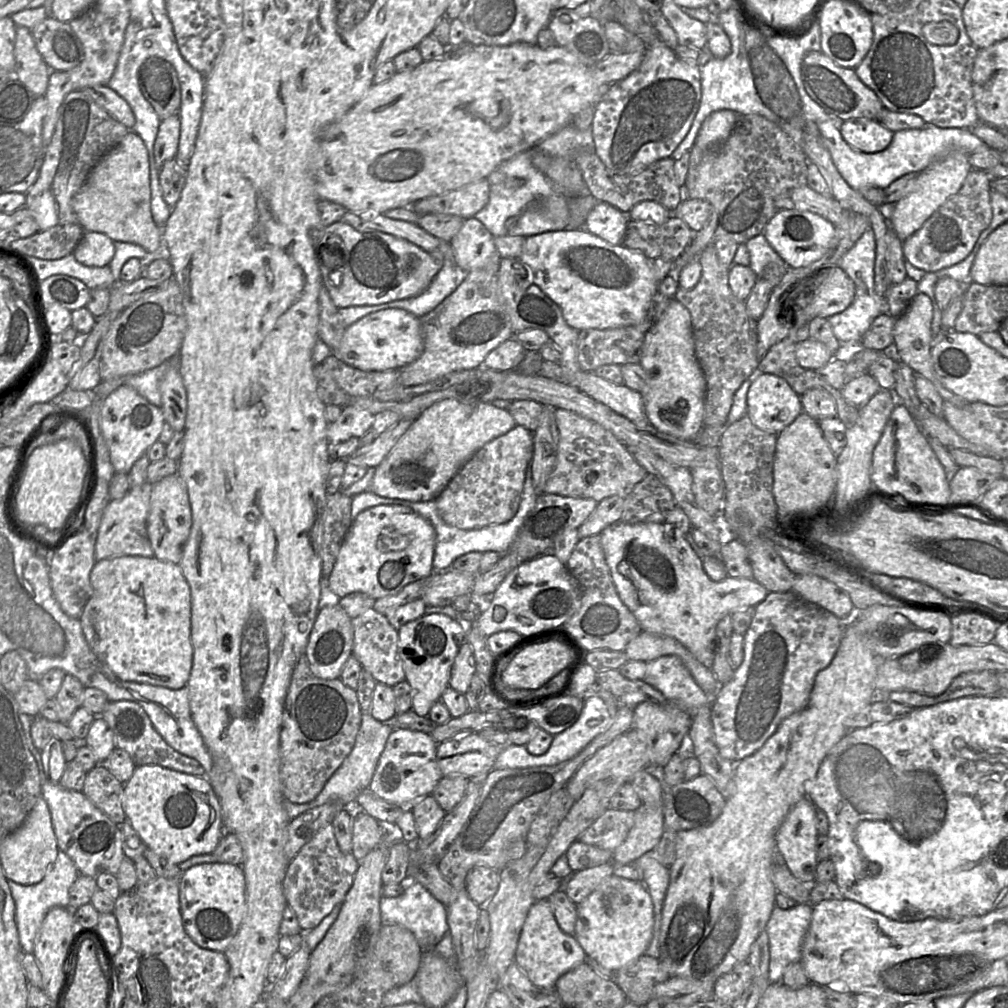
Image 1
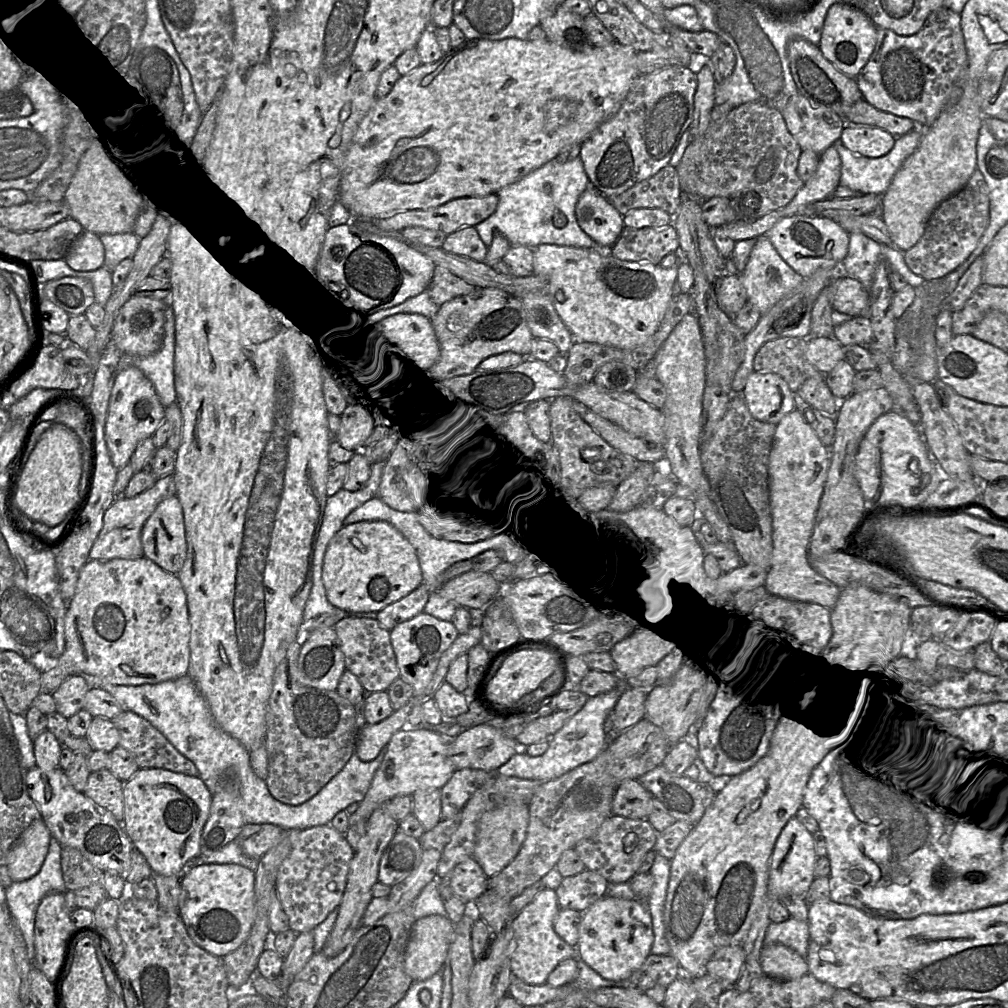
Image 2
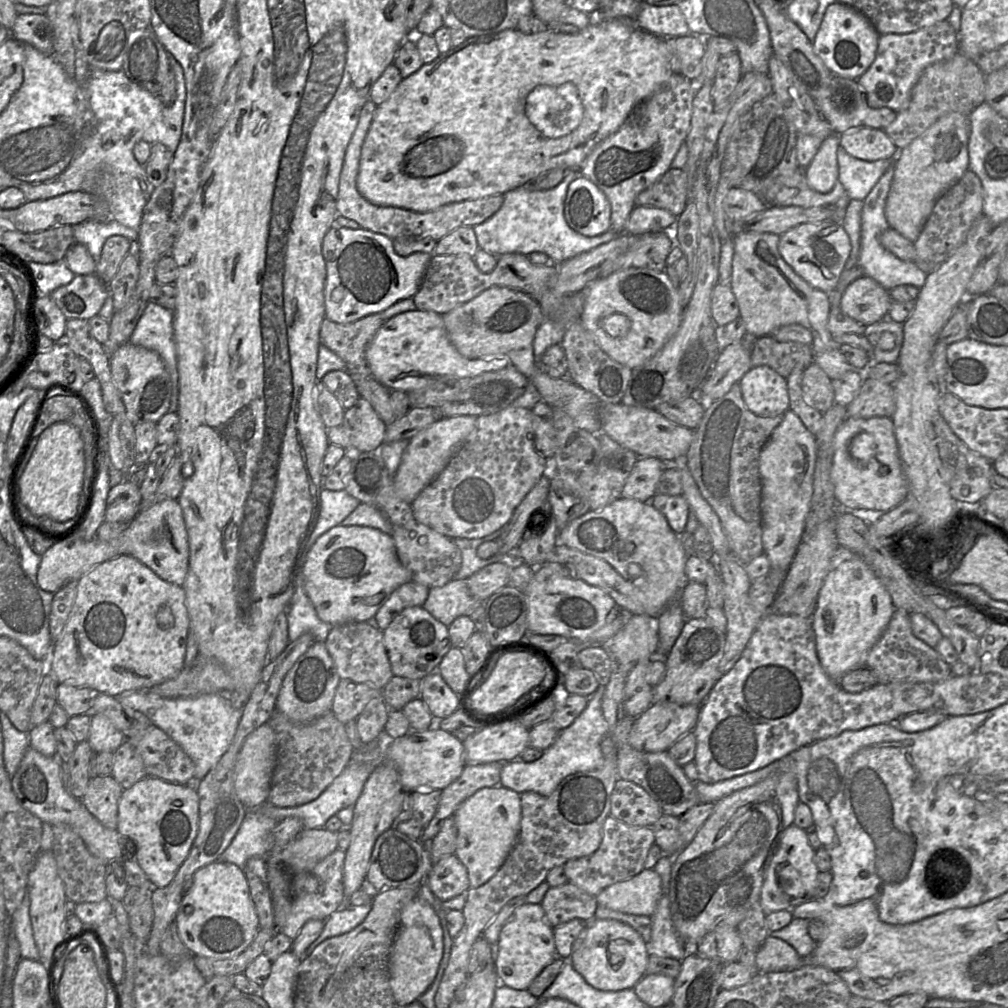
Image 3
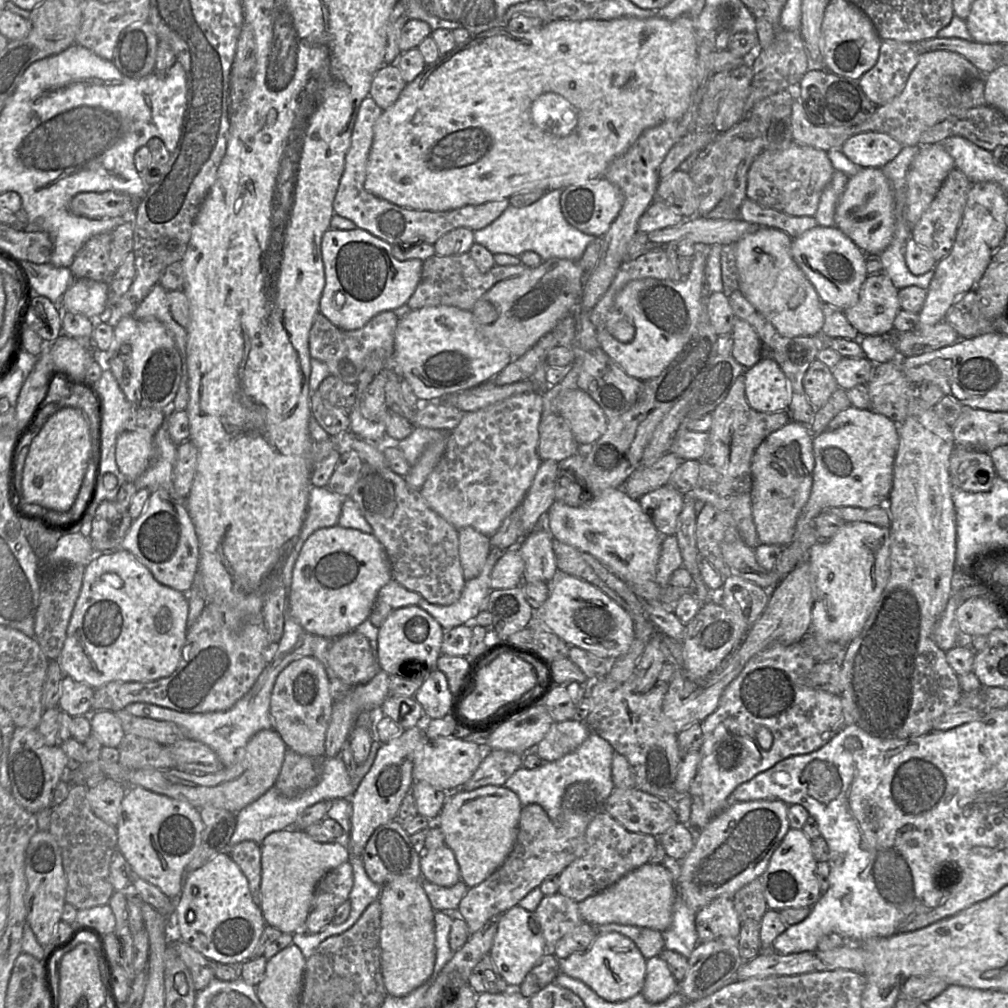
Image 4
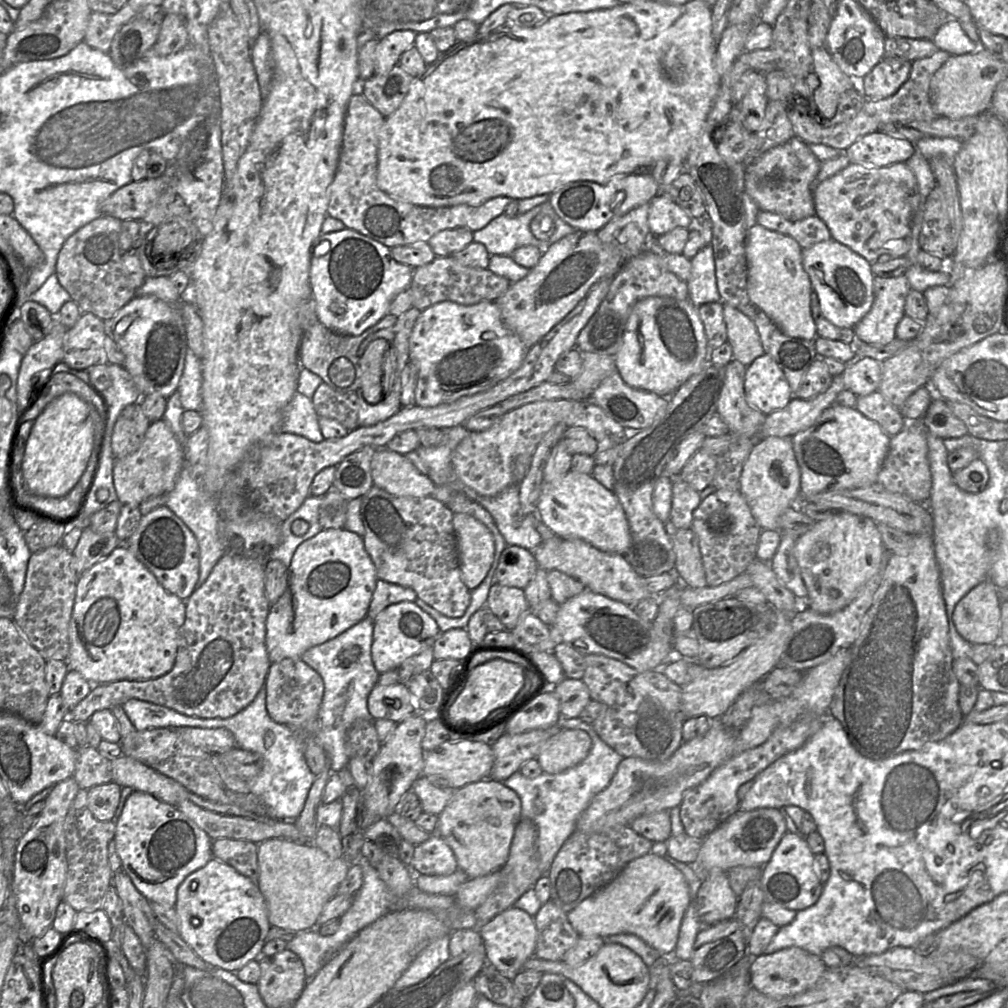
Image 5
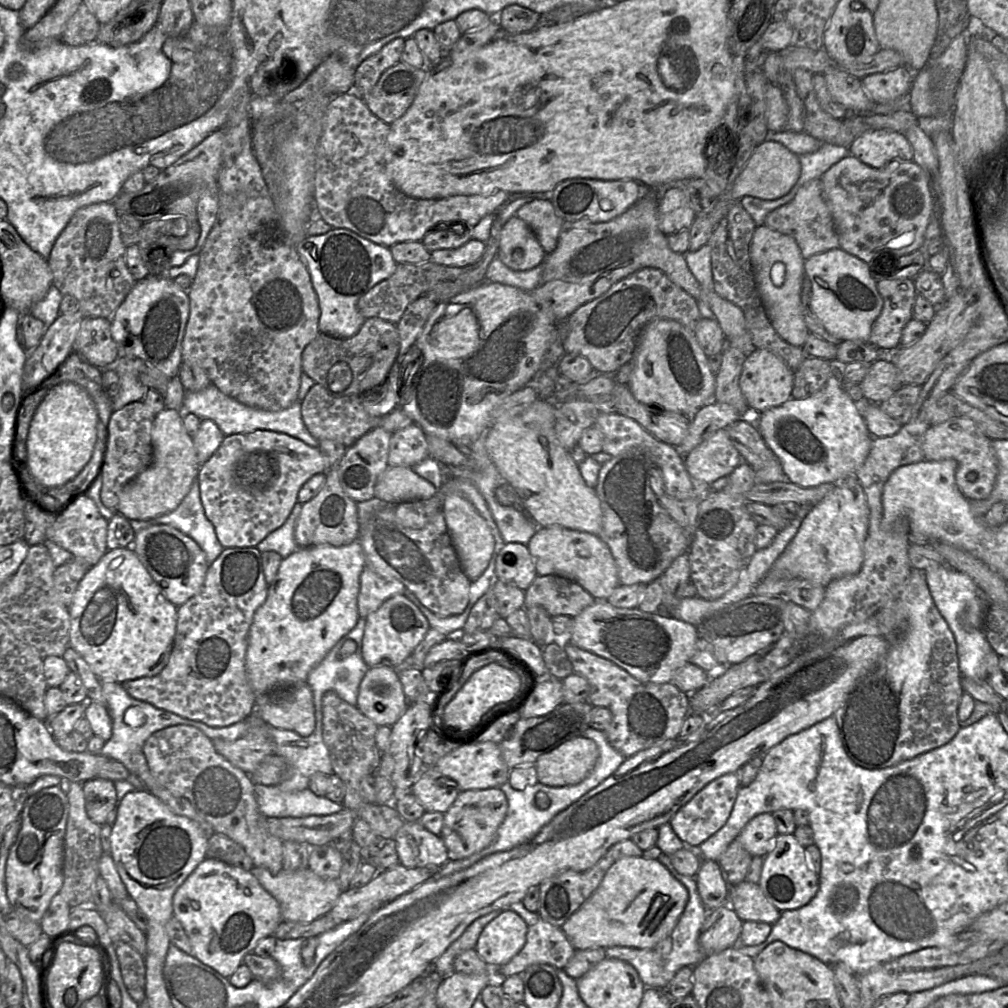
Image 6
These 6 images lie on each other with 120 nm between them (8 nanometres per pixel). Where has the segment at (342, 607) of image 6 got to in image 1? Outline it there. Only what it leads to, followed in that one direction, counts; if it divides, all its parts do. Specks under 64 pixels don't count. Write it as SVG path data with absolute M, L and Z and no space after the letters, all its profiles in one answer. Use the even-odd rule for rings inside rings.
M378 505L360 512L352 521L341 545L333 570L328 576L328 587L339 598L361 592L373 599L393 596L406 585L429 577L433 568L436 534L433 526L410 508L400 505Z

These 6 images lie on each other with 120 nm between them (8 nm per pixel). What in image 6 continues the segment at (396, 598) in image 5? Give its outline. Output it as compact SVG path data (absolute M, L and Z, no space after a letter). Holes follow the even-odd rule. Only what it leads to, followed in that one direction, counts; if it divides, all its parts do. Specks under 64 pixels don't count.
M365 566L360 575L360 589L357 599L359 617L366 619L386 600L403 595L406 587L397 580L385 579Z

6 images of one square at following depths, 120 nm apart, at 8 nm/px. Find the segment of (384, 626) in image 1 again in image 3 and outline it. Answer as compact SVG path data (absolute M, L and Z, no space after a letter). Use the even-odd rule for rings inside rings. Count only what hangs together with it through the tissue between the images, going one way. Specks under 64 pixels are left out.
M347 622L334 625L324 642L341 679L363 683L382 690L393 677L391 664L383 641L383 631L367 622Z

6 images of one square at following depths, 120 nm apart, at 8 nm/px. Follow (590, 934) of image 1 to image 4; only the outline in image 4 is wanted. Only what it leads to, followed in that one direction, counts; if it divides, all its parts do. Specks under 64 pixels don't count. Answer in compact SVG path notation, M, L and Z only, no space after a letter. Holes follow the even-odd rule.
M618 932L598 934L586 951L559 961L559 972L582 981L608 1002L627 1000L639 994L644 986L647 960L630 938Z

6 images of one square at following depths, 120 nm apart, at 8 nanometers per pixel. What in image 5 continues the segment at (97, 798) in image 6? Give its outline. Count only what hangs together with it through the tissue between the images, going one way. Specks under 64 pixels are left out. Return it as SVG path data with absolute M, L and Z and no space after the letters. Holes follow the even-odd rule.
M116 782L95 785L87 790L88 808L99 821L113 821L122 787Z

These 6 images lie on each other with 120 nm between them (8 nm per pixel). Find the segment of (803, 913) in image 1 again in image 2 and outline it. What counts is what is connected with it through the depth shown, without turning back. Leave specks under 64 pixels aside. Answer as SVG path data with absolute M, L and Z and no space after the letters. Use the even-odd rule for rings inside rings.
M789 917L787 920L771 922L767 929L764 945L783 944L803 957L808 954L810 930L808 922Z

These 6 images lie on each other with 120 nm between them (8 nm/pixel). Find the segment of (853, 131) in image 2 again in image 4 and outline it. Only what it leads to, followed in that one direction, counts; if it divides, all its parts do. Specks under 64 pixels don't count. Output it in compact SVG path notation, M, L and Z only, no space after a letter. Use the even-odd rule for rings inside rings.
M868 131L849 137L840 149L854 164L863 168L882 168L892 161L902 148L891 136Z

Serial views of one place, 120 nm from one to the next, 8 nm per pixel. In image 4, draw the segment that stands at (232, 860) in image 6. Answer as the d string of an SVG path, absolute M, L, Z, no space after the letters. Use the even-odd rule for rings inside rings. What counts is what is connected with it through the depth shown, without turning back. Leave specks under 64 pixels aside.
M243 841L228 850L231 859L240 867L248 880L255 903L261 902L261 849L253 841Z

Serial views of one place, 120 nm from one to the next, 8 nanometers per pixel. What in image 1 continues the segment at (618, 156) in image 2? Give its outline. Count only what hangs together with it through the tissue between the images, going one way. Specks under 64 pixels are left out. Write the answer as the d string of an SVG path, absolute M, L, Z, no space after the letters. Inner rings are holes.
M663 42L648 46L640 66L610 85L595 106L591 132L594 151L605 167L618 175L636 175L653 162L670 158L689 132L701 101L700 67L679 59Z

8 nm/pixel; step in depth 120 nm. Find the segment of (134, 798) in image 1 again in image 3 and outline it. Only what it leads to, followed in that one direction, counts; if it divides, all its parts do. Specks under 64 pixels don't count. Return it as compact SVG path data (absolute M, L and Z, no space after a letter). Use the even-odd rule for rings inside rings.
M146 776L130 788L124 789L118 803L117 831L124 839L130 839L135 844L135 860L154 888L166 887L174 879L196 838L198 821L199 797L196 787L192 784L171 783L157 777Z

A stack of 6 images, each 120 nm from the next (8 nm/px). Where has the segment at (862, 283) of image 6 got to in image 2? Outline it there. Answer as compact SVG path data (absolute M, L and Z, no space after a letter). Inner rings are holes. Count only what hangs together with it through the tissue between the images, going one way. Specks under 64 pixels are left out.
M791 215L780 219L766 234L781 258L803 278L820 267L840 265L848 252L850 234L826 217Z

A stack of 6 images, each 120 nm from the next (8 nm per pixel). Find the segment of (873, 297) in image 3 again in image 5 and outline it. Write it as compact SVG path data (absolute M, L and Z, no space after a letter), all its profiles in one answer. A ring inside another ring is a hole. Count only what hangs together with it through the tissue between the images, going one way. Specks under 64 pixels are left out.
M903 275L874 276L873 289L873 304L853 330L855 339L871 345L885 345L896 338L896 327L905 315L906 297L912 288Z

